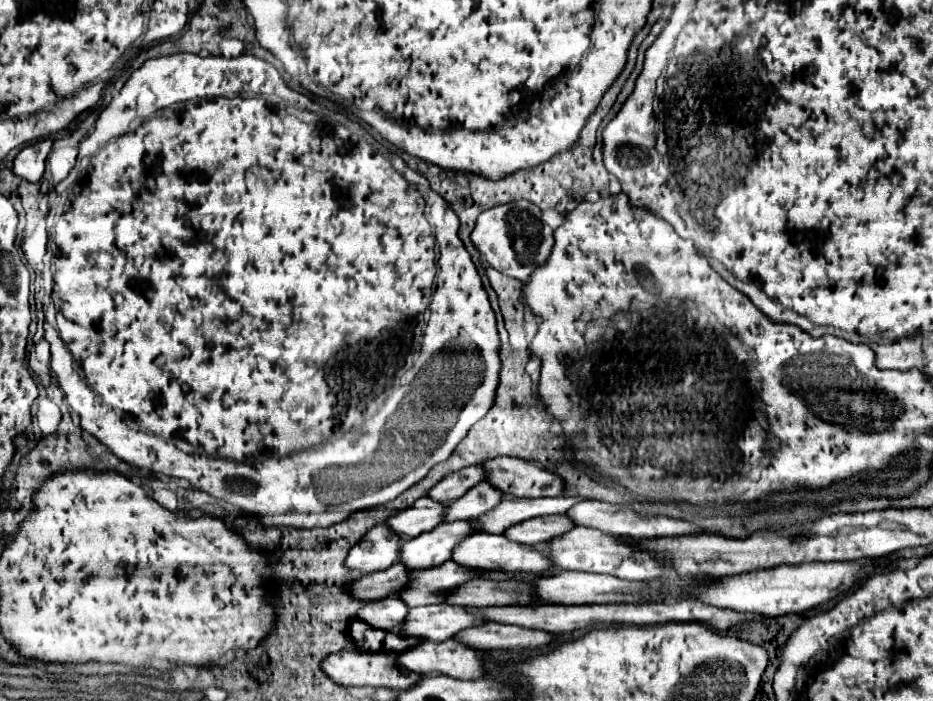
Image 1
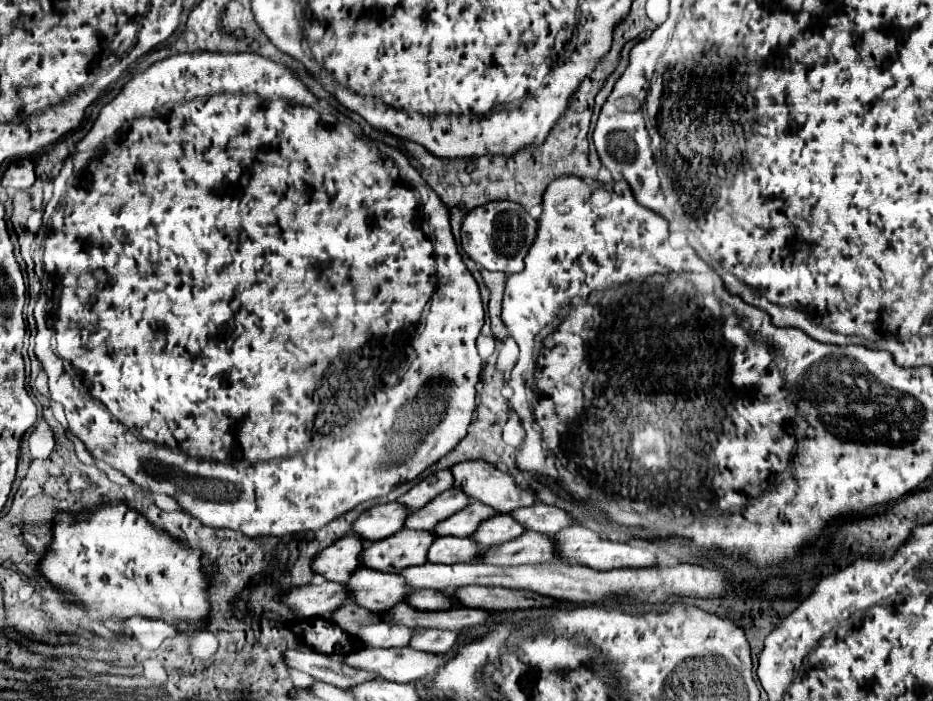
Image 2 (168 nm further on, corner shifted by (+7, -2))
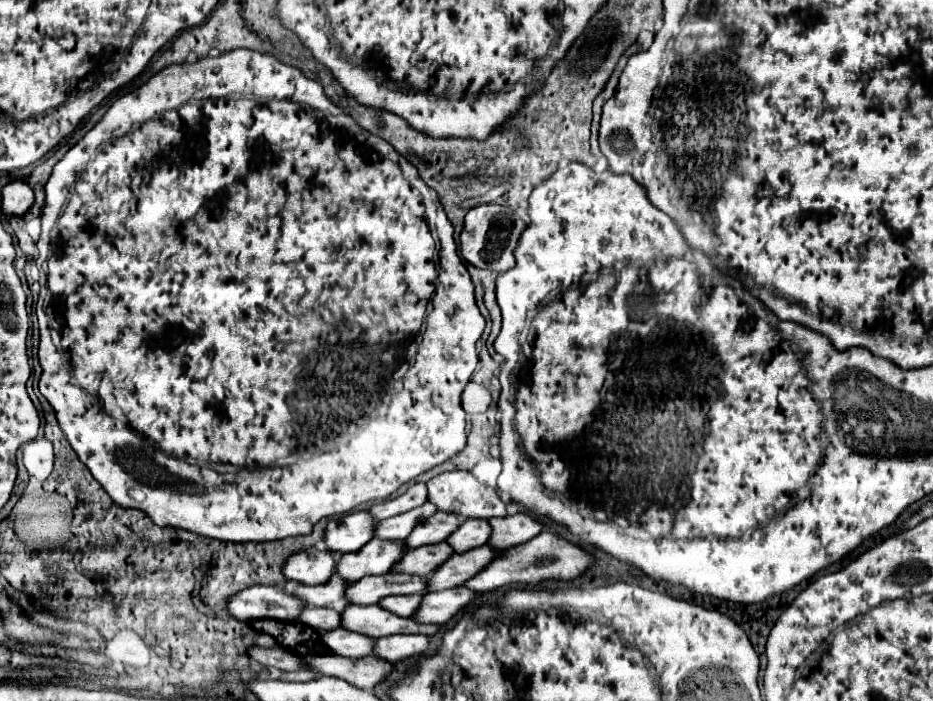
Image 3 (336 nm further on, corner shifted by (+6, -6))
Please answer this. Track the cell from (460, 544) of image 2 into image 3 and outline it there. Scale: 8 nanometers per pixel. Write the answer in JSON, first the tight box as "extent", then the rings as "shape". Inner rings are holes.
{"extent":[390,542,452,578],"shape":[[[446,542],[420,546],[416,550],[406,550],[404,556],[400,558],[400,562],[396,562],[390,572],[428,578],[446,558],[450,558],[450,554],[452,554],[452,550]]]}

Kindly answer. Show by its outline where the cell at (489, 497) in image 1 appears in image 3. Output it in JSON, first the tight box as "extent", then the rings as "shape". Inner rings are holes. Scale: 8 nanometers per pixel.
{"extent":[374,502,436,540],"shape":[[[424,502],[424,506],[408,510],[406,514],[386,518],[374,526],[374,538],[380,538],[380,540],[406,538],[406,534],[410,534],[410,530],[416,526],[416,522],[422,522],[422,518],[430,518],[430,514],[434,514],[434,512],[436,512],[434,506],[430,502]]]}

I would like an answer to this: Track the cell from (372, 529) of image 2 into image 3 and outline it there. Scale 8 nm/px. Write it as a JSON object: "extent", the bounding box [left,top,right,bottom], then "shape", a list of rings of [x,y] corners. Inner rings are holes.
{"extent":[324,512,374,552],"shape":[[[368,512],[348,514],[340,520],[330,520],[324,530],[324,544],[330,552],[354,552],[372,540],[374,520]]]}

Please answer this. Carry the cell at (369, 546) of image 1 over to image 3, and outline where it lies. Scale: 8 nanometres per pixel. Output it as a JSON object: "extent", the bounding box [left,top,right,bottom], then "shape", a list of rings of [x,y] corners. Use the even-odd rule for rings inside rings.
{"extent":[282,548,334,584],"shape":[[[306,548],[286,558],[282,574],[286,580],[296,580],[302,584],[322,584],[334,574],[334,558],[326,548]]]}

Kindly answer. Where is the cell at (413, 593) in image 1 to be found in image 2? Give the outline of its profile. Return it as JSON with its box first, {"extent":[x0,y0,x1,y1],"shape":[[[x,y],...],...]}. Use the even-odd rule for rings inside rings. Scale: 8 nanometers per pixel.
{"extent":[345,570,411,612],"shape":[[[357,570],[353,578],[345,584],[351,592],[351,598],[373,612],[391,610],[395,604],[407,602],[411,588],[401,574],[381,574],[377,570]]]}

